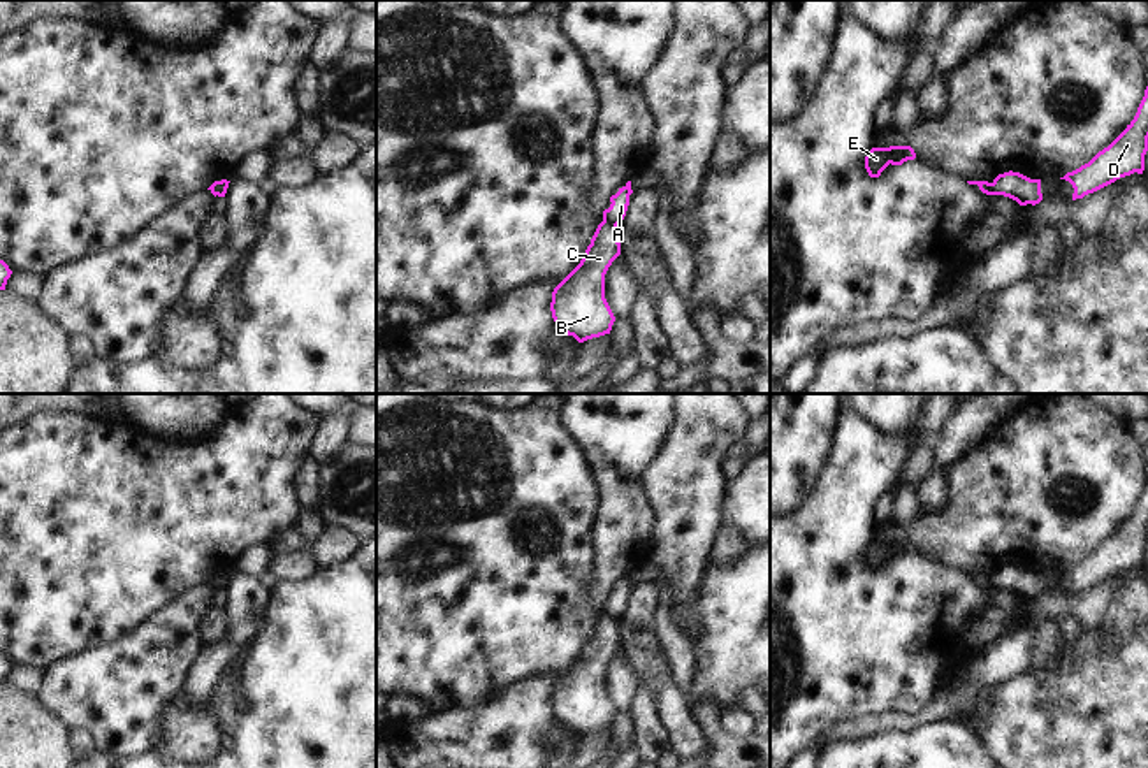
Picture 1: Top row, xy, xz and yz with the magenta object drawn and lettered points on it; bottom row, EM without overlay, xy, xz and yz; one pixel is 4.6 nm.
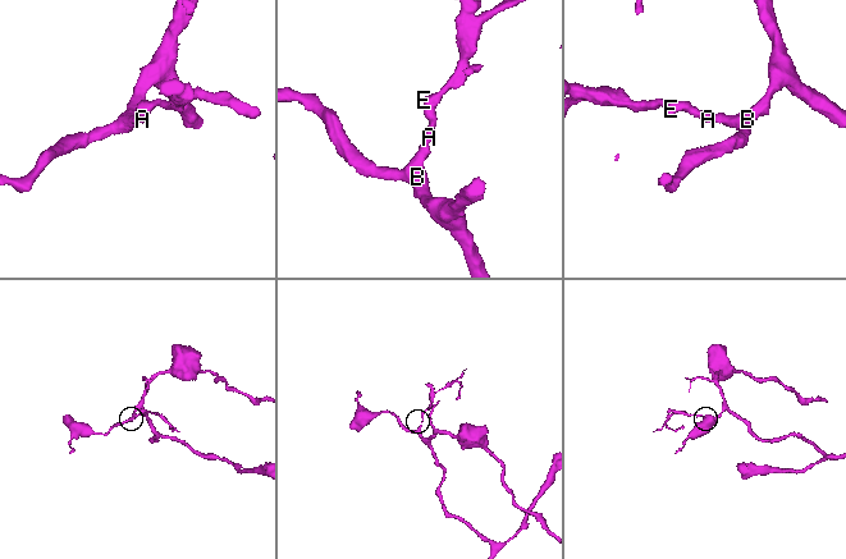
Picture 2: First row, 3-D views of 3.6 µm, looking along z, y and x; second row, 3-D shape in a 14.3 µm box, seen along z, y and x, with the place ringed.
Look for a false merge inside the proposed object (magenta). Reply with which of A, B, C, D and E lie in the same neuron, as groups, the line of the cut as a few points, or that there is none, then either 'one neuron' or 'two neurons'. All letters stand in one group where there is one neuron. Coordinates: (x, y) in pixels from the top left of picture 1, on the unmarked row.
groups A E / B C D; cut xz (603, 612), (616, 619); two neurons

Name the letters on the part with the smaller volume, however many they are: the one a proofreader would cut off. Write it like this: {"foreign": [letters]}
{"foreign": ["A", "E"]}

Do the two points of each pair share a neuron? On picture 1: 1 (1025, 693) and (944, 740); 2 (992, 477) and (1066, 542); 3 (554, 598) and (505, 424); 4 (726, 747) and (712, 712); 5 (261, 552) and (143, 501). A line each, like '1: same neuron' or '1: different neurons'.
1: different neurons
2: same neuron
3: same neuron
4: same neuron
5: different neurons

